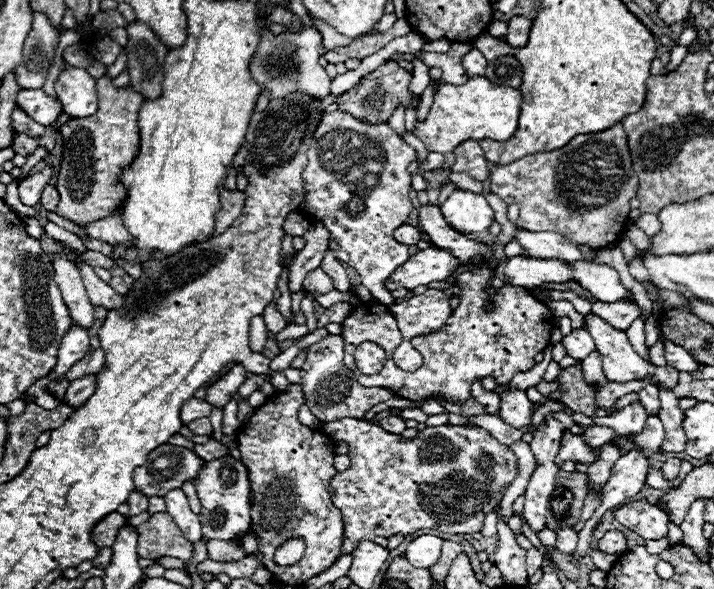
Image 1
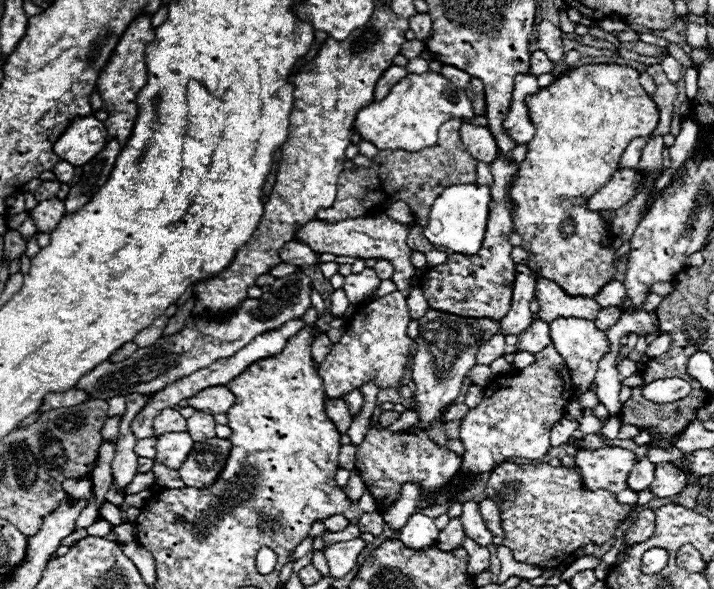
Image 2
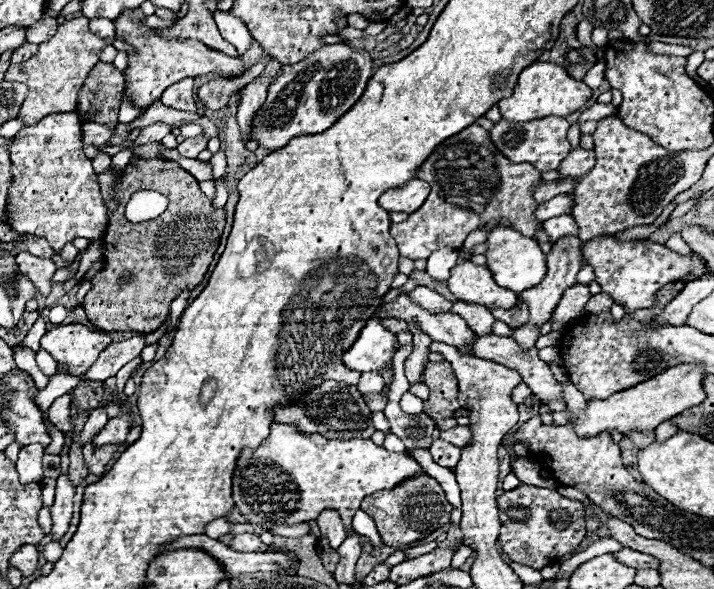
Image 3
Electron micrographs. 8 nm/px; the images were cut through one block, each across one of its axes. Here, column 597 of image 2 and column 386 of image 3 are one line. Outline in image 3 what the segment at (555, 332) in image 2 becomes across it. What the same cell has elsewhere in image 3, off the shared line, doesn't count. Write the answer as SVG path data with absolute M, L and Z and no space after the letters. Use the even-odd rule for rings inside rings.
M376 318L368 320L358 340L344 352L342 360L348 368L358 372L378 372L390 368L392 356L396 352L396 334L392 334L384 324Z

